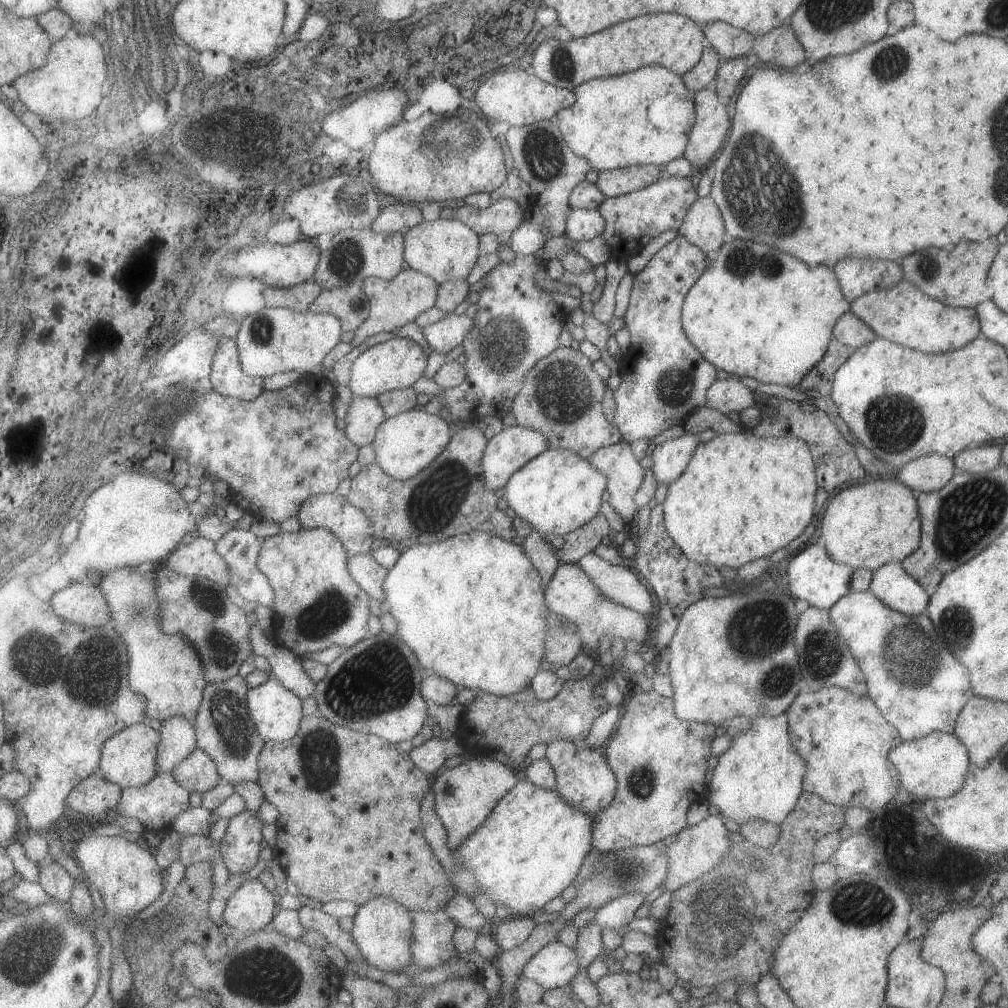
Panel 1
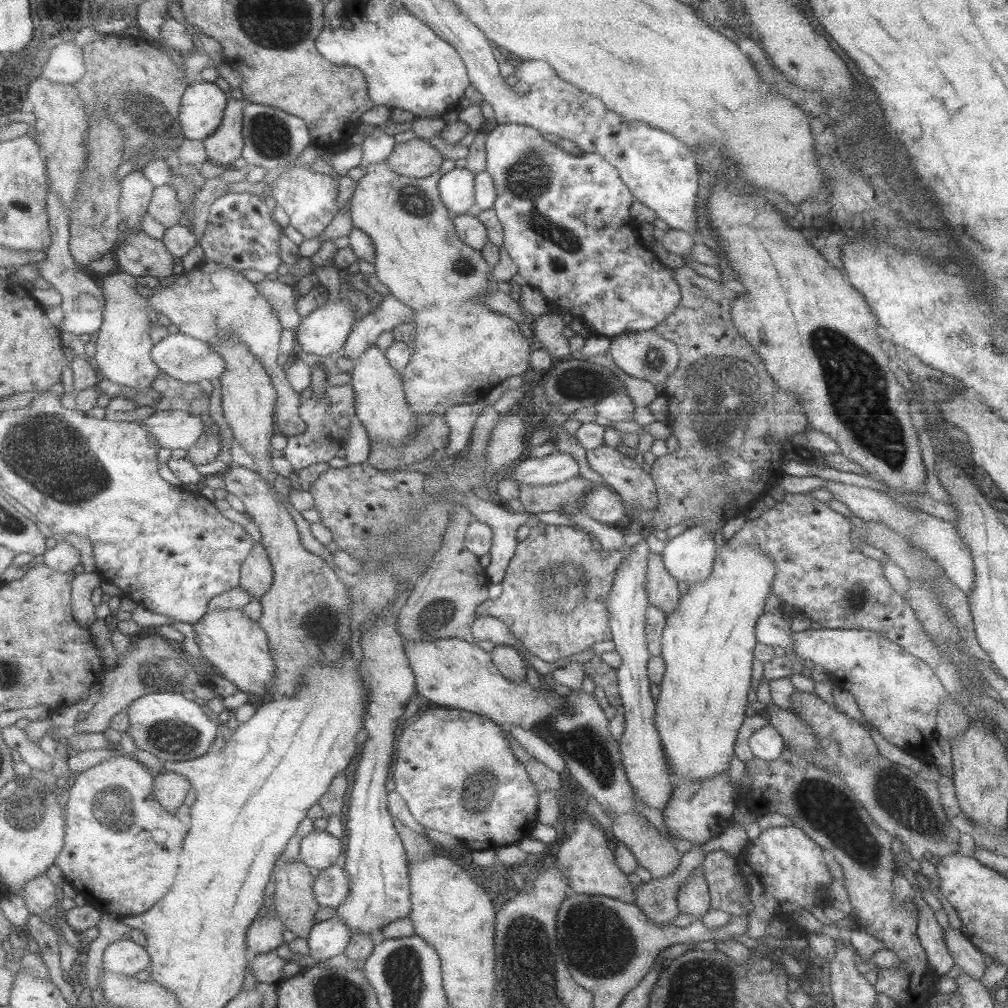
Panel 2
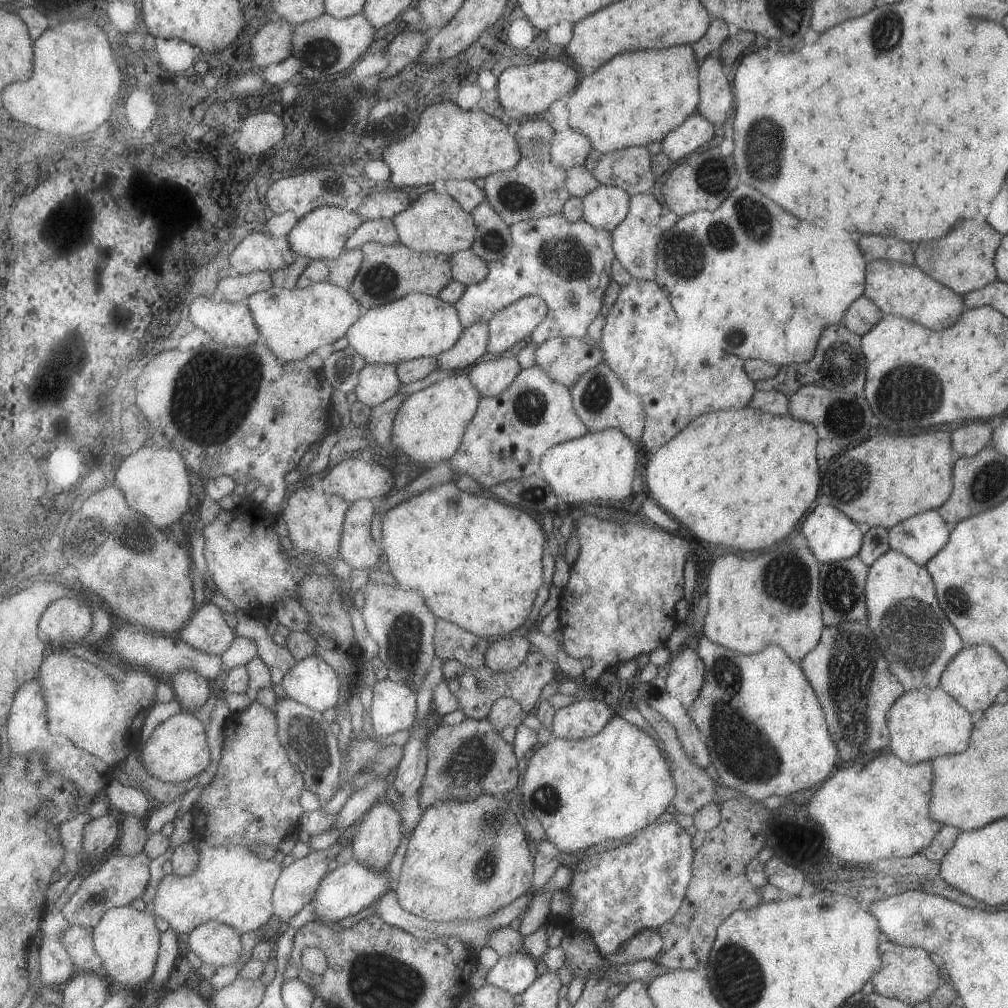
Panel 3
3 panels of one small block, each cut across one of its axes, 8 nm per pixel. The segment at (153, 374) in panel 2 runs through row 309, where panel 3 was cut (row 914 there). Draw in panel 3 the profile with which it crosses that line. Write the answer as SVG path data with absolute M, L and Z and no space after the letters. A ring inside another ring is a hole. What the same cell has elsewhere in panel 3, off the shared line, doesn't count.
M132 906L115 907L108 910L101 922L94 928L94 944L97 952L103 958L105 973L114 987L133 988L140 990L153 978L157 968L158 958L162 947L162 932L157 928L155 916L149 912L139 911Z

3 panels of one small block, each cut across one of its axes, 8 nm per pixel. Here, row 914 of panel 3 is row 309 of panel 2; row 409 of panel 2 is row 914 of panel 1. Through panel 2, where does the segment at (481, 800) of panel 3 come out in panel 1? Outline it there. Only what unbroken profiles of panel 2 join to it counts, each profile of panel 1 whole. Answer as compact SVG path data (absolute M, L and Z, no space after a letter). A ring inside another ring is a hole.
M447 905L435 912L414 910L413 916L413 965L419 969L434 970L449 962L459 953L455 948L457 922L449 916Z

